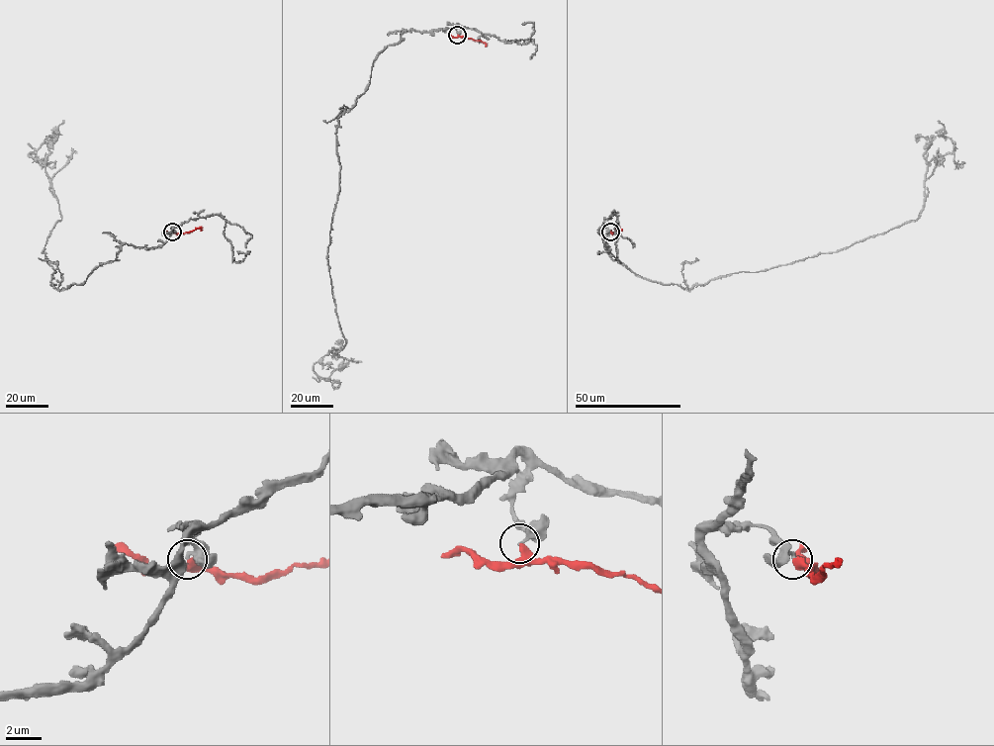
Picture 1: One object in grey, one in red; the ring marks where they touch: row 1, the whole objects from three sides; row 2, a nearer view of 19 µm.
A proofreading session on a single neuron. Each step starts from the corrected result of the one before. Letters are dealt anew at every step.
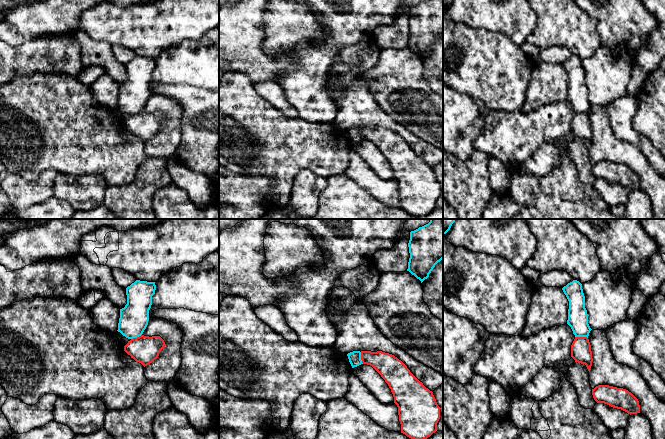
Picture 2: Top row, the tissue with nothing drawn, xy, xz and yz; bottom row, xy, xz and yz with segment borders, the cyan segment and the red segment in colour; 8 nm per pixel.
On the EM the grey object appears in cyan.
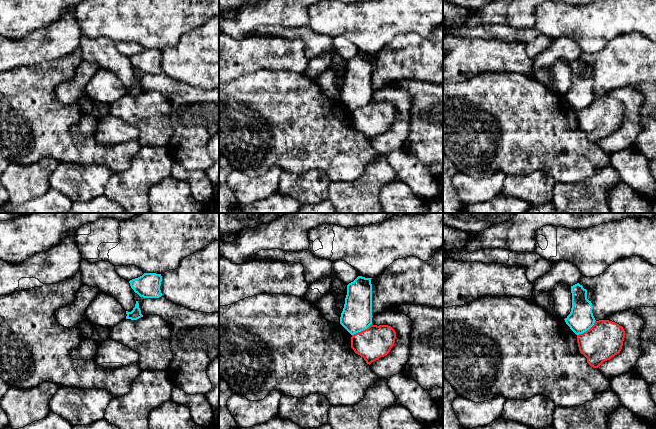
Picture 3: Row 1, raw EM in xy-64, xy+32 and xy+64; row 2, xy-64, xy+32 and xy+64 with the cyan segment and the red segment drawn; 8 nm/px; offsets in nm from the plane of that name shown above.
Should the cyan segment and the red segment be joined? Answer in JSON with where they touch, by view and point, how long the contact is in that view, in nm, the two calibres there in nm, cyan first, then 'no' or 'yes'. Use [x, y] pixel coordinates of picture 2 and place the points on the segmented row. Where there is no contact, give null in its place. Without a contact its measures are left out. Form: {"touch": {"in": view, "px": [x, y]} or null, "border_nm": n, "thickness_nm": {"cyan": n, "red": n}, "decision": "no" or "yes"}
{"touch": {"in": "yz", "px": [581, 336]}, "border_nm": 110, "thickness_nm": {"cyan": 160, "red": 160}, "decision": "no"}

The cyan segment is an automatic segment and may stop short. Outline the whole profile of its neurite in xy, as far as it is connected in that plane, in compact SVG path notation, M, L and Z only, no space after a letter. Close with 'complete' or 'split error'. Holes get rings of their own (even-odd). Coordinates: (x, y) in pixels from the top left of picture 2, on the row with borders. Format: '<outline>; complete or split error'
M136 280L126 288L127 304L120 309L118 332L128 339L141 336L149 321L155 282Z; complete

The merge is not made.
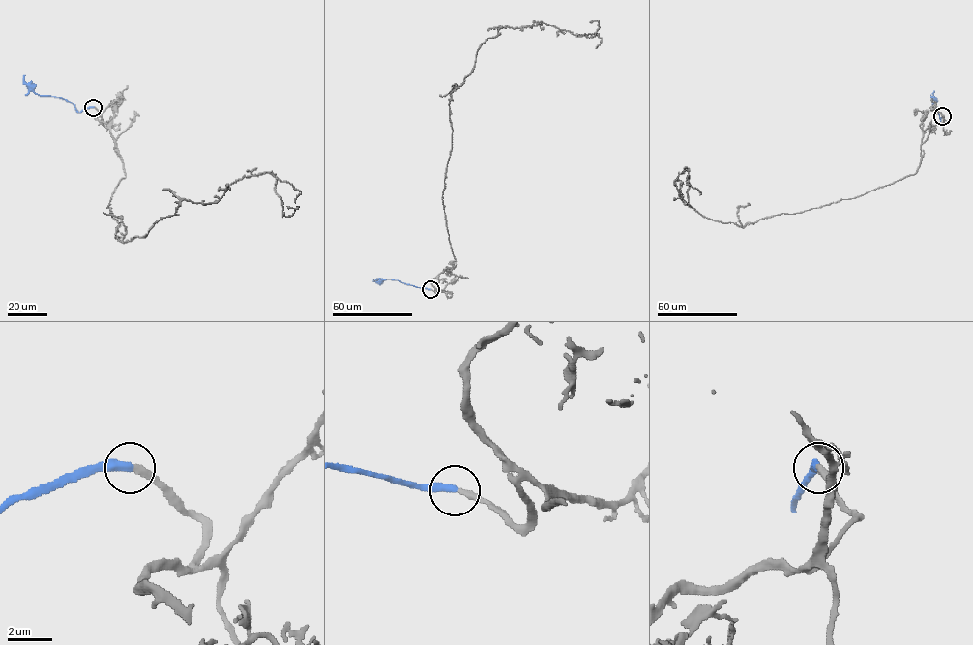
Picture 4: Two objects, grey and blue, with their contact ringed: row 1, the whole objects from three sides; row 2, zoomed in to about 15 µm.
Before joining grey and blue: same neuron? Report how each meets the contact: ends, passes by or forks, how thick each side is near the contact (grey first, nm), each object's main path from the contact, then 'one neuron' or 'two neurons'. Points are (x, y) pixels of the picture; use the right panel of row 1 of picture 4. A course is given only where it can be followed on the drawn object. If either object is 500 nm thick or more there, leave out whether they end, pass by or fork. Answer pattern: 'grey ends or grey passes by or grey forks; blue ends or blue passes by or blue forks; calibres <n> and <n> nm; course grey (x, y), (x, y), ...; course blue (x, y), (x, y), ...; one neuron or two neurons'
grey ends; blue ends; calibres 280 and 380 nm; course grey (942, 116), (914, 174), (853, 198), (741, 227), (683, 202), (688, 170), (690, 206), (675, 197); course blue (942, 116), (940, 121), (932, 106), (934, 99); one neuron

